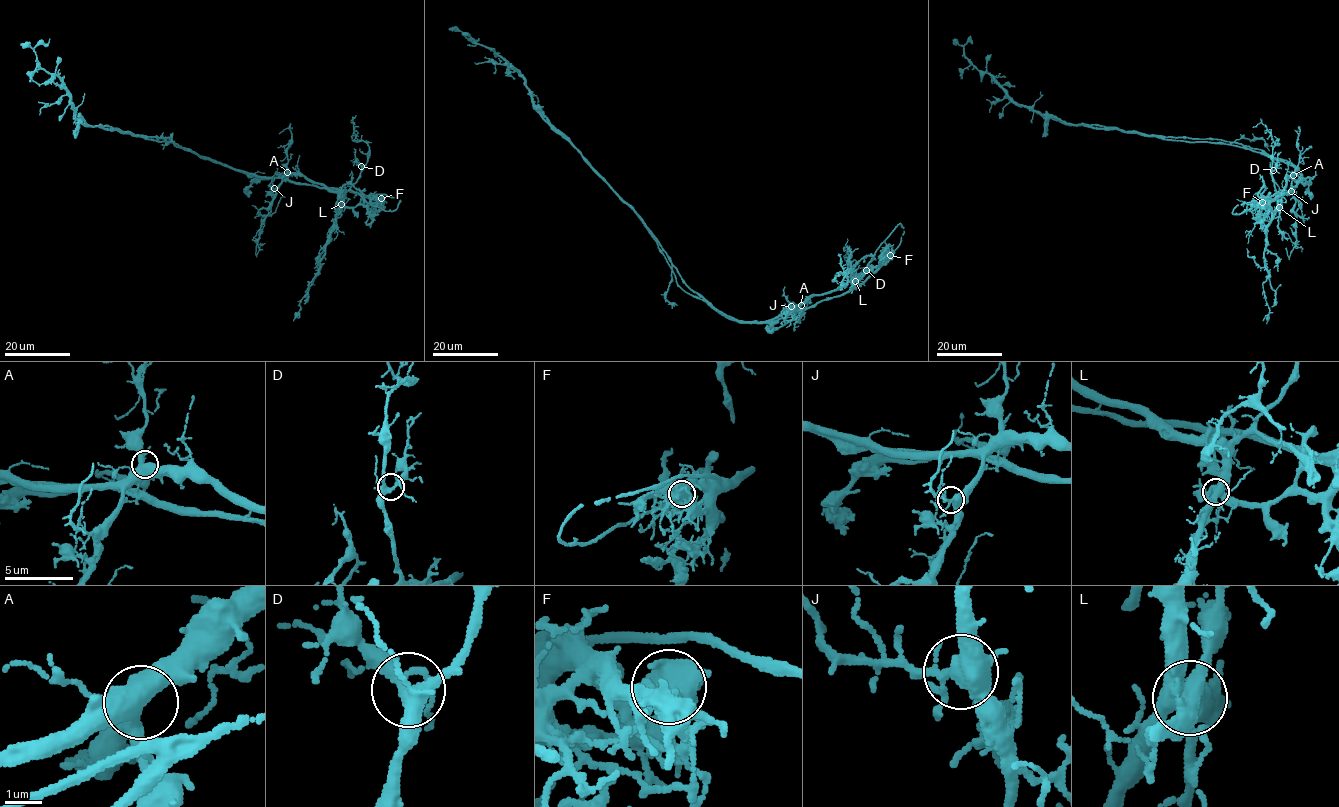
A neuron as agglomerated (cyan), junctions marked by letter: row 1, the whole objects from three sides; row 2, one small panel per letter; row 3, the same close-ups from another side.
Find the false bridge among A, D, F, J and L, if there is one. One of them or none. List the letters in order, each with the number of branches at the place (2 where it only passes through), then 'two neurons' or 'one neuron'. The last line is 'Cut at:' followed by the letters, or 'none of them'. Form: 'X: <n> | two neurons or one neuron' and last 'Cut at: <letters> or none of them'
A: 5 | one neuron
D: 6 | one neuron
F: 5 | one neuron
J: 7 | one neuron
L: 7 | two neurons
Cut at: L

